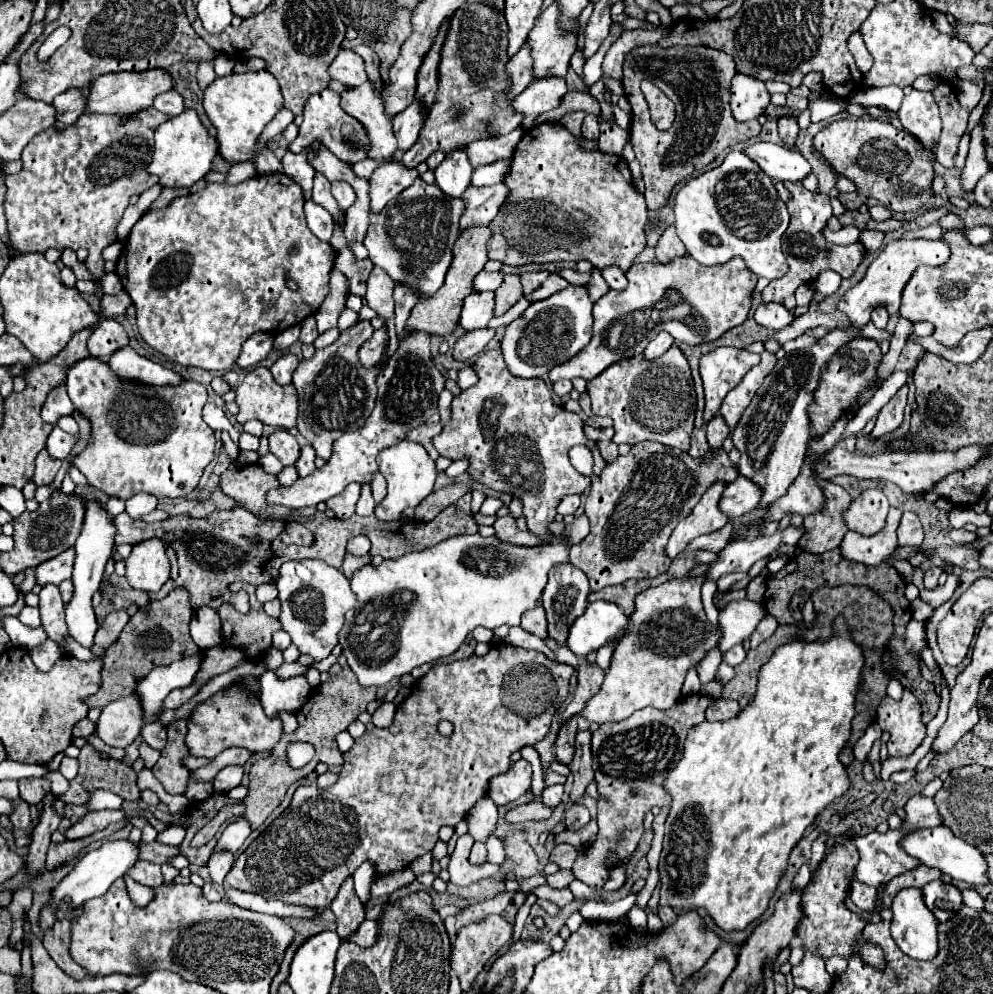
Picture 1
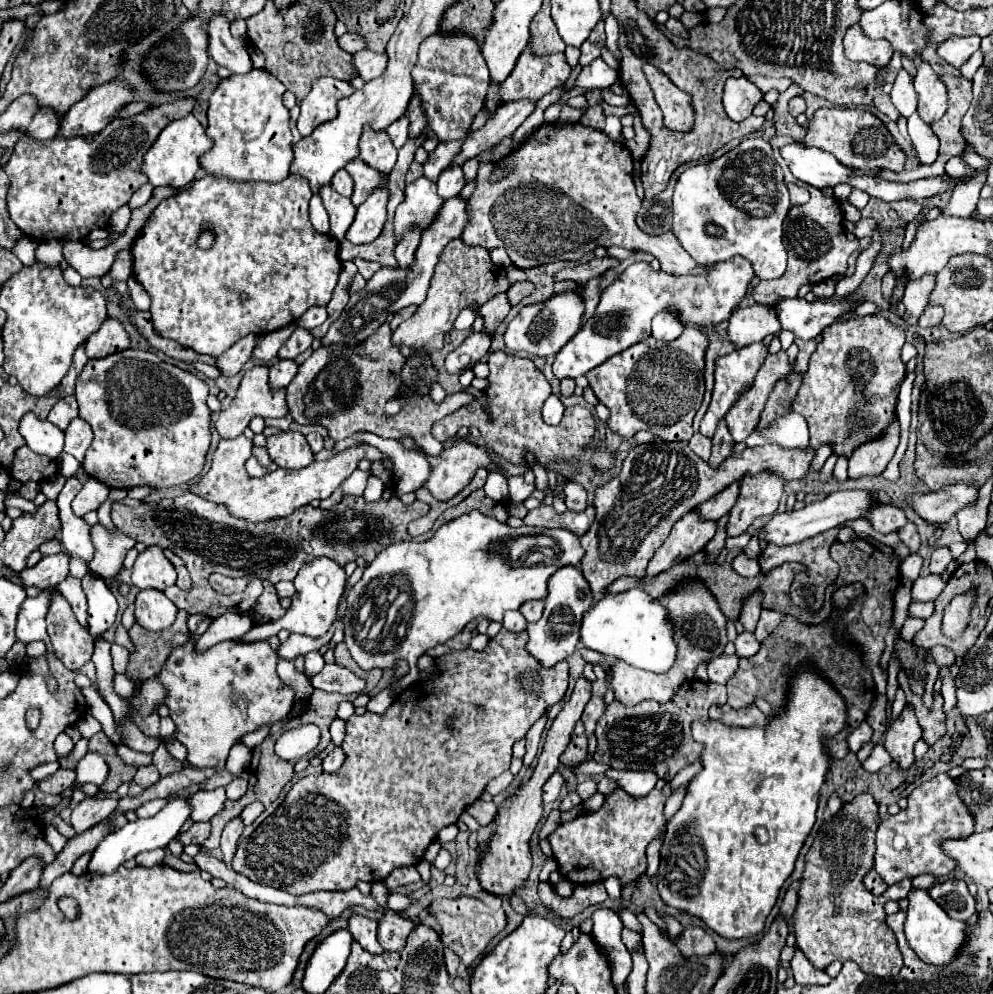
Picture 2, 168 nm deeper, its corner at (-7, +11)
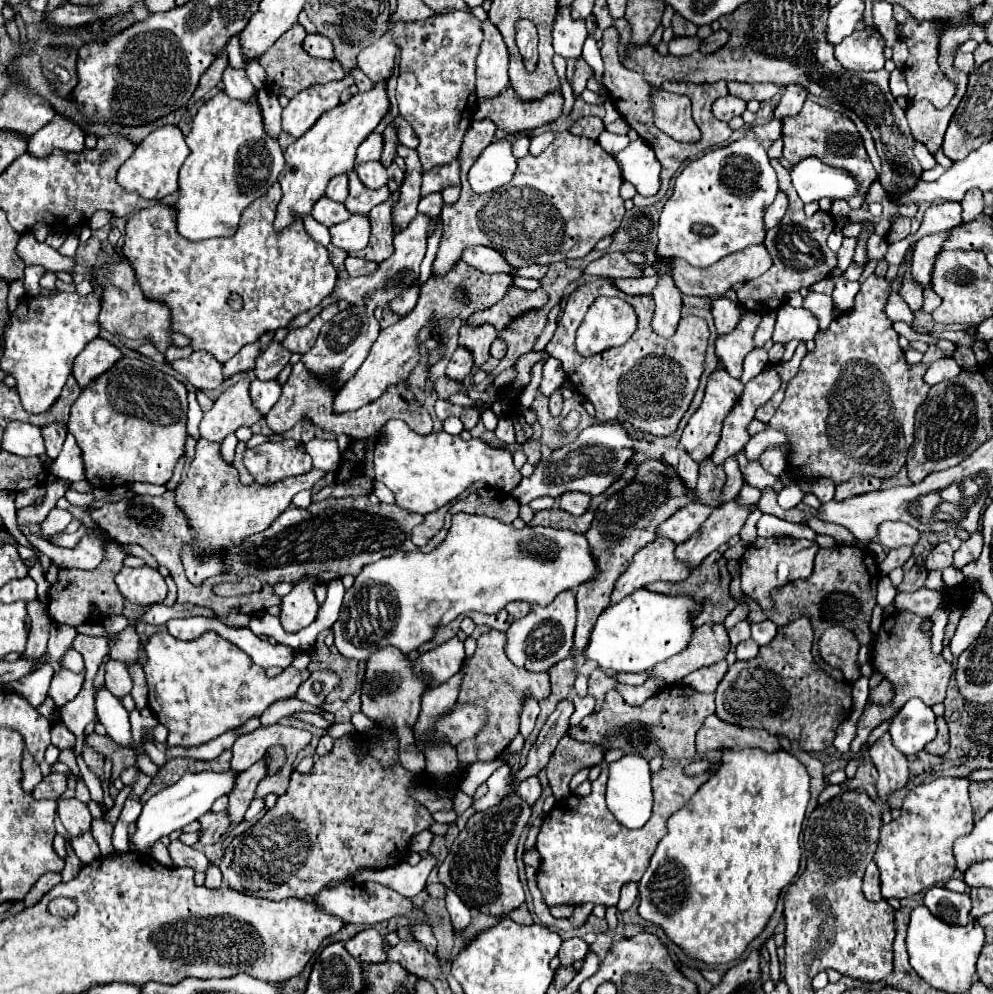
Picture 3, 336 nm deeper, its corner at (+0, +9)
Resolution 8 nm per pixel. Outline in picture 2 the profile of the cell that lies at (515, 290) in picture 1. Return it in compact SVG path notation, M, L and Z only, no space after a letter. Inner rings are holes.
M501 292L501 294L493 296L491 300L487 300L481 306L481 316L485 318L485 332L491 334L503 322L503 318L509 314L509 310L511 310L511 304L507 300L507 292Z

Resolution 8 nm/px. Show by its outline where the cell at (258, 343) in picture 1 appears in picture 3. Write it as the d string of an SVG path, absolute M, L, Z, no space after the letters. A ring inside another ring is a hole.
M196 350L186 358L178 358L172 362L172 368L182 374L194 388L210 390L222 384L222 364L212 358L212 354L204 350Z

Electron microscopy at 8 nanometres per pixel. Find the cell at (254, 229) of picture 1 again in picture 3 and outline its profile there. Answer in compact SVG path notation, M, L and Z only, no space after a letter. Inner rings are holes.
M274 184L268 190L268 196L258 198L252 206L248 206L248 210L242 214L240 228L230 238L210 238L202 242L190 242L182 238L176 234L174 208L164 204L138 210L126 220L126 242L122 246L122 254L132 262L146 298L160 300L172 310L172 328L192 340L192 350L206 350L222 364L230 360L242 346L256 342L262 334L286 328L288 322L296 318L296 314L310 310L322 298L326 298L336 282L336 270L332 270L332 264L328 262L326 248L306 234L300 220L282 232L272 230L280 194L280 186ZM232 292L242 296L240 312L234 312L228 306L228 296Z

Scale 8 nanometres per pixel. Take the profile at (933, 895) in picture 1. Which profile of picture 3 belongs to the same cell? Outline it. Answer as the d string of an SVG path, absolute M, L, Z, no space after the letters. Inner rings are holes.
M942 886L928 888L924 894L924 904L936 918L954 926L964 926L972 908L968 894L956 894Z

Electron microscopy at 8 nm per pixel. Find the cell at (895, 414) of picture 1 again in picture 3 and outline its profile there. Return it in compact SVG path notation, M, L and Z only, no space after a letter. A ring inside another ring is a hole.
M864 476L864 478L852 478L852 482L846 482L844 486L836 486L836 502L842 502L846 498L852 496L860 496L860 494L868 494L868 492L876 492L880 490L882 480L872 478L872 476Z

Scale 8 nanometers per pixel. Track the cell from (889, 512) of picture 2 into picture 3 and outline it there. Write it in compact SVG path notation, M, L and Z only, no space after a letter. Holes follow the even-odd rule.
M884 522L880 524L878 540L884 548L900 548L900 546L914 546L920 538L920 532L904 522Z

